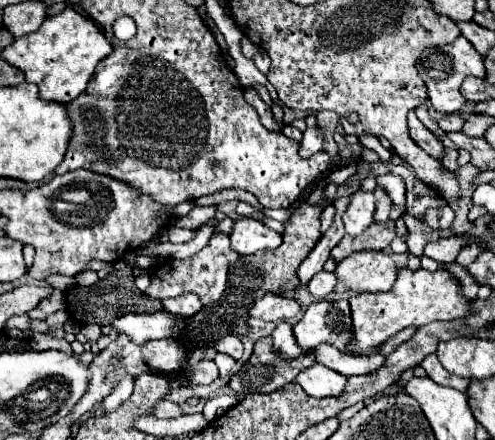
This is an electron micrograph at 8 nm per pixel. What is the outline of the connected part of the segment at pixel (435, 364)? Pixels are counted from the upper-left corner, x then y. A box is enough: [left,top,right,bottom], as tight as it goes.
[420,355,470,391]

